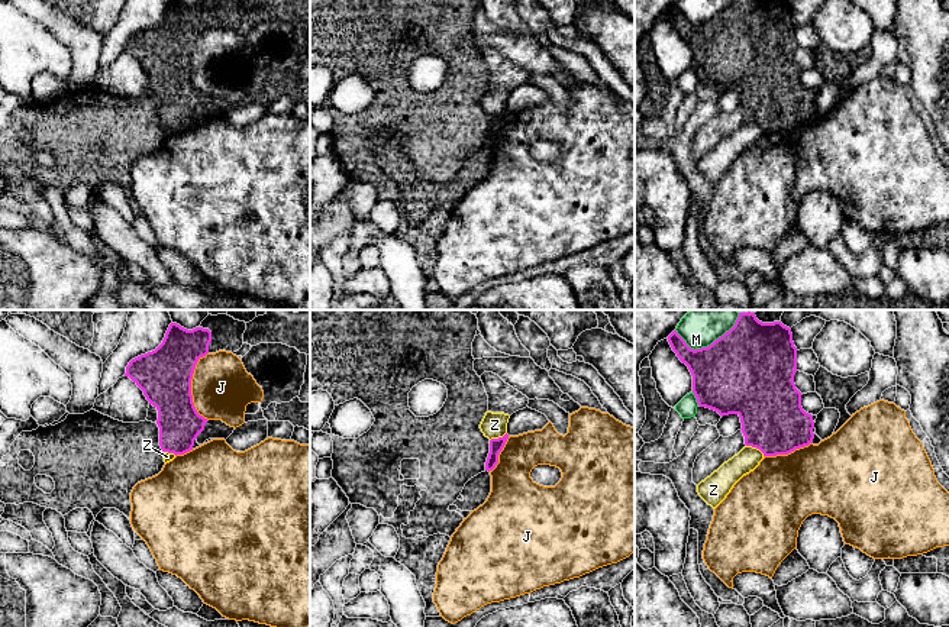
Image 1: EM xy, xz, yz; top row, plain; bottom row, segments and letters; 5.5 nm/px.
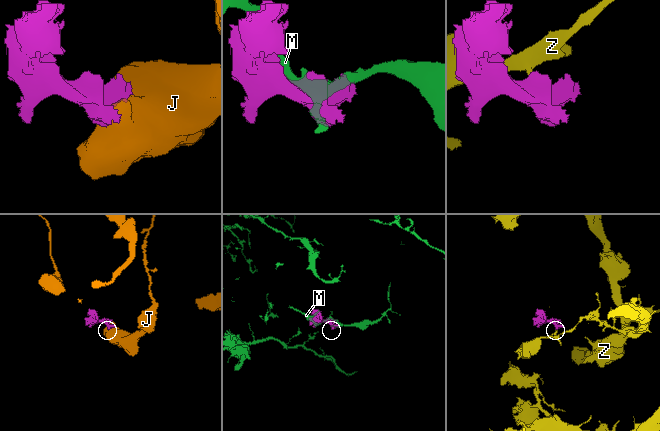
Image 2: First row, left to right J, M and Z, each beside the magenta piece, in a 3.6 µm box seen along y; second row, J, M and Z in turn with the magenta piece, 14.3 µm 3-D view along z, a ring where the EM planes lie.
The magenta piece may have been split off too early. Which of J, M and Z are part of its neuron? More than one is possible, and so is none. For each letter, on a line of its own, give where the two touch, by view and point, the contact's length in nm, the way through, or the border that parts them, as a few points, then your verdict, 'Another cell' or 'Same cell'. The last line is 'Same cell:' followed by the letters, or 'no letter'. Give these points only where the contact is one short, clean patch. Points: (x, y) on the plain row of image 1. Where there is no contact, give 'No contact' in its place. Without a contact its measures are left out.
J: Touches magenta at xy (190, 62). Shared border 380 nm. Another cell
M: Touches magenta at yz (704, 23). Shared border 340 nm. Another cell
Z: Touches magenta at yz (755, 122). Shared border 120 nm. Boundary: yz (746, 120), (755, 122), (764, 131). Another cell
Same cell: no letter

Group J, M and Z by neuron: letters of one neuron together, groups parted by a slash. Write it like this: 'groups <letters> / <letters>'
groups J / M / Z

